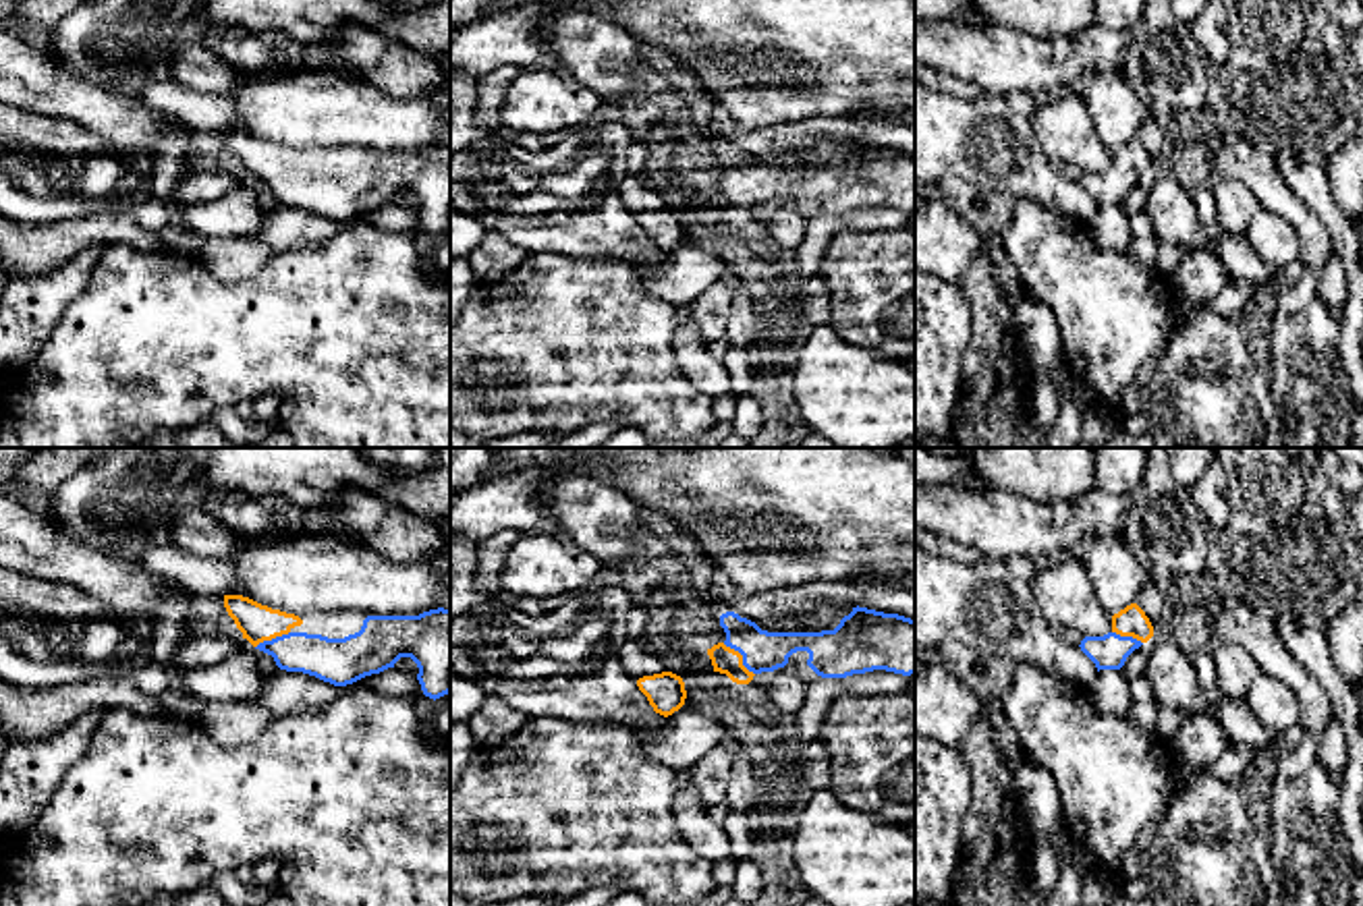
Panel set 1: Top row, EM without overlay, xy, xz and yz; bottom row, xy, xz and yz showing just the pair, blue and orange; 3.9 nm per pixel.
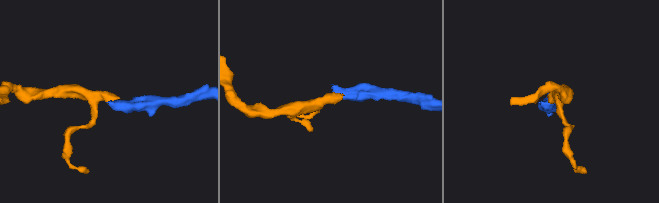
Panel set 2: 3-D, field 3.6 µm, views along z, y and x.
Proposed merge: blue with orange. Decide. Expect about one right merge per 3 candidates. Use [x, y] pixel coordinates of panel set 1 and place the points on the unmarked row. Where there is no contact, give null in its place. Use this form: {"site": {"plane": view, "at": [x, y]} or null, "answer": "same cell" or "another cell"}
{"site": {"plane": "xz", "at": [741, 189]}, "answer": "same cell"}

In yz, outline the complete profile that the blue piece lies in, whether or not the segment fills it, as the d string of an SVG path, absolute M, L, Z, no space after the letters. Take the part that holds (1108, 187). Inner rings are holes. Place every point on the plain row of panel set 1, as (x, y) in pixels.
M1131 139L1112 151L1112 166L1104 172L1085 172L1081 187L1100 205L1120 205L1126 193L1153 172L1153 162L1145 147Z

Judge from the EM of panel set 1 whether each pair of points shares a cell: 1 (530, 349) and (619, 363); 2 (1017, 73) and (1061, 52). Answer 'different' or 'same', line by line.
1: same
2: same

